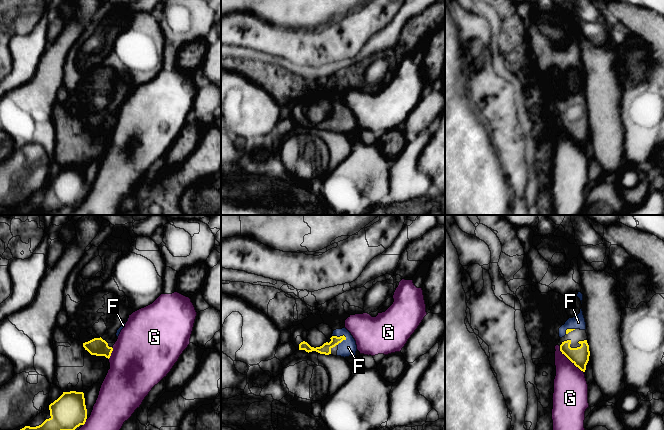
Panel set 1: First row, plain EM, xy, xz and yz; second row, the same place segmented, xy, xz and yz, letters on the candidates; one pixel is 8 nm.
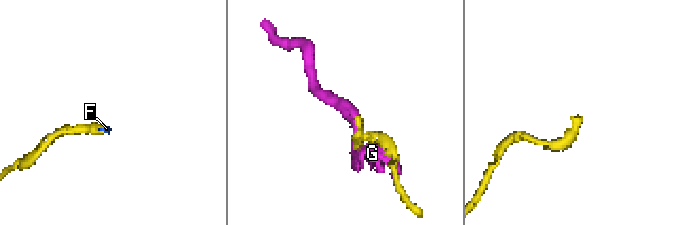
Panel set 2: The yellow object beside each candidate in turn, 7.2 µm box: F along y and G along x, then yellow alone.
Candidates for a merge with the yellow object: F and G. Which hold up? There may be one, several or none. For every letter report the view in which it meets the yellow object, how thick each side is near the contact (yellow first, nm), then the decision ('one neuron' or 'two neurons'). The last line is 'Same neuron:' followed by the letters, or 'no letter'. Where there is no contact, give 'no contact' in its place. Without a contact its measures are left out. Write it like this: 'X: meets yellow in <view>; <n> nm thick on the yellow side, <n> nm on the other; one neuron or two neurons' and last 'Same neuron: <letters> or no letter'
F: meets yellow in xz; 80 nm thick on the yellow side, 140 nm on the other; one neuron
G: meets yellow in yz; 150 nm thick on the yellow side, 280 nm on the other; two neurons
Same neuron: F

